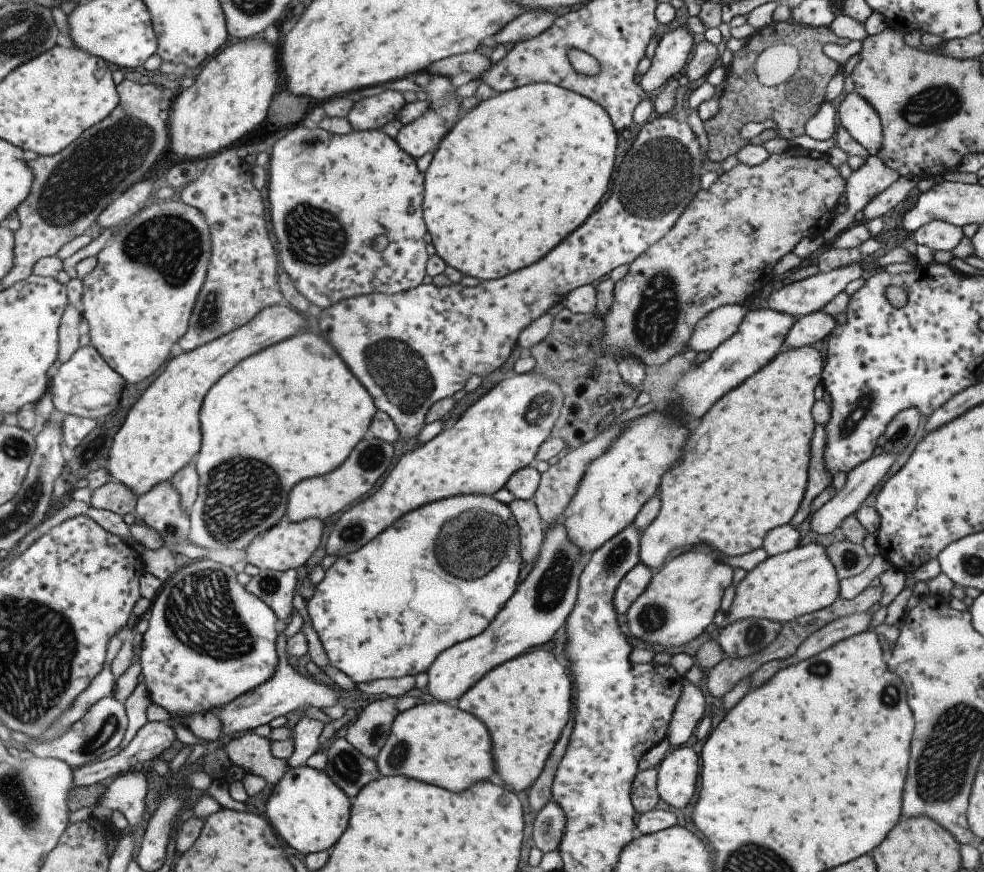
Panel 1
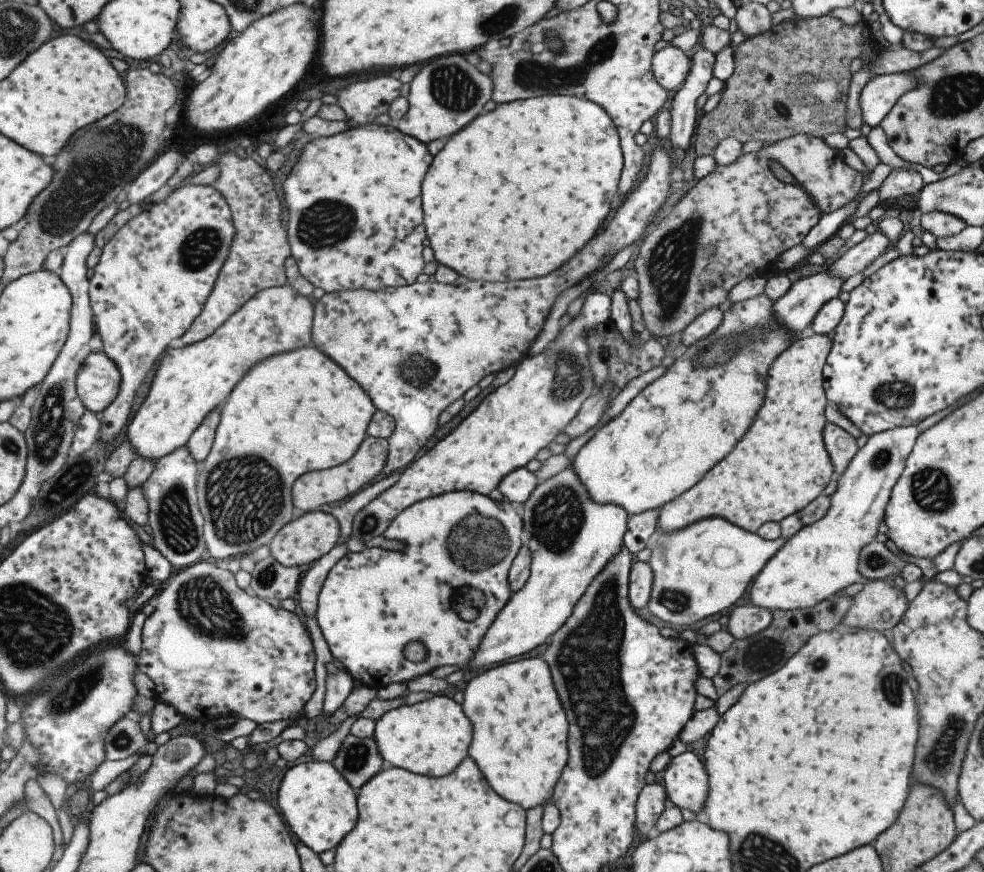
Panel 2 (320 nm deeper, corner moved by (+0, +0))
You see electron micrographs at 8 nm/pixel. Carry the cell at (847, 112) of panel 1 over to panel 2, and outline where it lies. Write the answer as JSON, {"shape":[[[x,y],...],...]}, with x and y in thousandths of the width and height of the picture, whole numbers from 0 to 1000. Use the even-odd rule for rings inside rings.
{"shape":[[[902,84],[884,89],[872,112],[879,149],[893,143],[912,114],[932,97],[933,92],[926,84]]]}

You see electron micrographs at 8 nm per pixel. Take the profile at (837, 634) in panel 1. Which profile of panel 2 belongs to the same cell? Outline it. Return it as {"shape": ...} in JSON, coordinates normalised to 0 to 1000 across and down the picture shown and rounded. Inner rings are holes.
{"shape":[[[897,664],[877,669],[875,677],[865,686],[856,714],[863,720],[894,726],[901,720],[907,721],[923,694],[918,678]]]}

